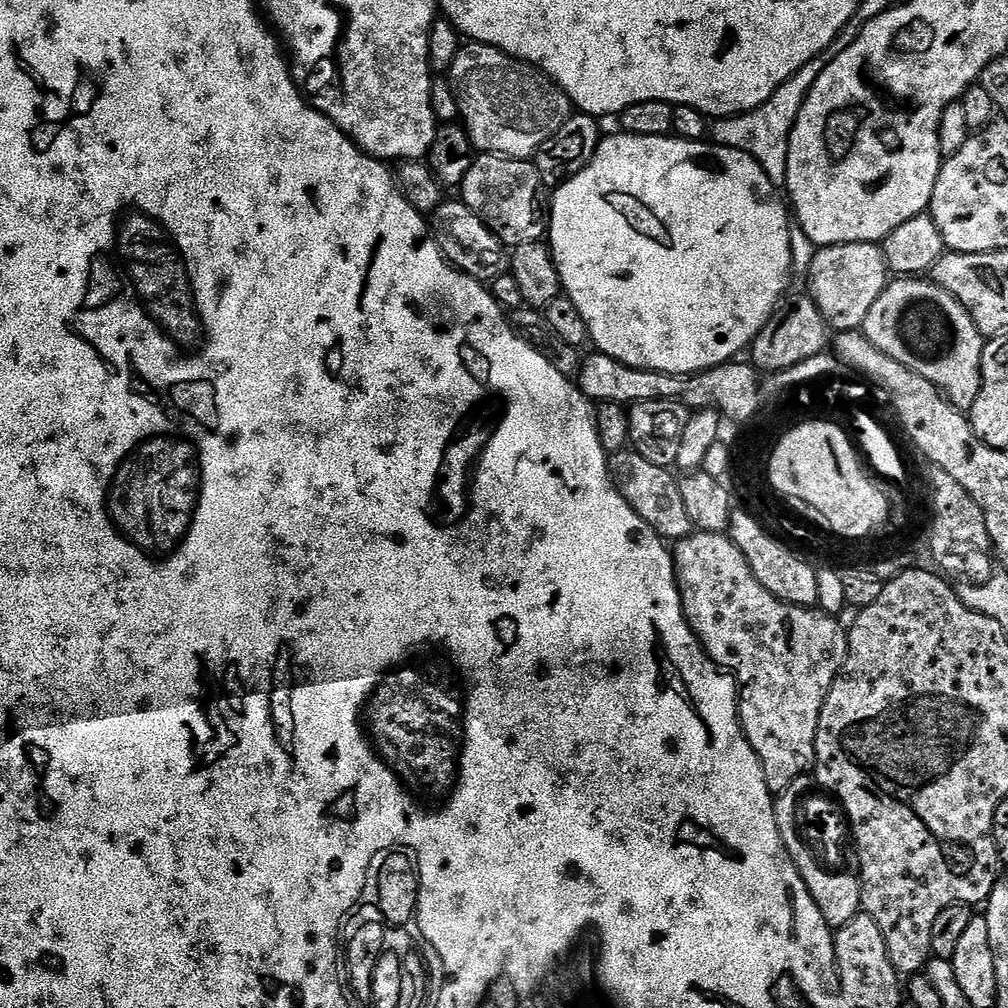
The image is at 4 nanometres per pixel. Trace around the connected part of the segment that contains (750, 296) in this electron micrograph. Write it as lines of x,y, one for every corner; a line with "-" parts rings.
621,131
621,132
620,132
620,133
619,133
619,135
620,135
620,136
608,136
608,135
605,135
605,136
604,136
604,137
603,137
603,139
601,139
601,142
600,142
600,146
599,146
599,148
598,148
598,150
597,150
597,151
596,151
596,154
595,154
595,156
594,156
594,158
593,158
593,159
592,159
592,160
591,160
591,162
590,162
590,163
589,163
589,164
587,164
587,165
586,165
586,166
585,166
585,167
584,167
584,169
583,169
583,170
581,170
581,172
578,172
578,173
575,173
575,174
572,174
572,175
569,175
569,176
568,176
568,177
567,177
567,178
568,178
568,179
569,179
569,180
568,180
568,181
566,181
566,182
565,182
565,184
564,184
564,185
562,185
562,186
561,186
561,188
560,188
560,189
558,189
558,190
557,190
557,192
556,192
556,193
554,193
554,194
553,194
553,196
552,196
552,193
551,193
551,196
550,196
550,247
551,247
551,250
552,250
552,256
553,256
553,257
555,257
555,259
556,259
556,265
557,265
557,266
558,266
558,272
559,272
559,274
560,274
560,282
561,282
561,285
562,285
562,288
563,288
563,291
564,291
564,292
565,292
565,293
566,293
566,295
567,295
567,297
568,297
568,299
569,299
569,300
572,300
572,301
573,301
573,302
574,302
574,306
578,306
578,312
579,312
579,313
580,313
580,314
582,314
582,318
583,318
583,319
584,319
584,321
585,321
585,322
586,322
586,326
587,326
587,327
588,327
588,339
589,339
589,341
591,341
591,343
592,343
592,344
593,344
593,345
594,345
594,344
595,344
595,343
596,343
596,348
595,348
595,351
596,351
596,352
597,352
597,353
600,353
600,354
603,354
603,355
606,355
606,356
609,356
609,357
610,357
610,358
614,358
614,359
615,359
615,360
617,360
617,361
618,361
618,362
622,362
622,363
623,363
623,364
625,364
625,365
626,365
626,366
630,366
630,367
631,367
631,368
641,368
641,369
642,369
642,370
646,370
646,371
647,371
647,372
669,372
669,373
670,373
670,375
671,375
671,376
695,376
695,375
696,375
696,373
697,373
697,372
708,372
708,371
709,371
709,370
711,370
711,369
712,369
712,368
717,368
717,367
718,367
718,365
719,365
719,364
727,364
727,363
729,363
729,362
732,362
732,361
735,361
735,360
736,360
736,359
737,359
737,357
739,357
739,356
736,356
736,355
738,355
738,354
739,354
739,352
740,352
740,351
742,351
742,350
743,350
743,348
744,348
744,351
745,351
745,349
747,349
747,348
748,348
748,347
749,347
749,345
751,345
751,343
752,343
752,341
753,341
753,340
755,340
755,339
756,339
756,336
757,336
757,335
758,335
758,334
759,334
759,332
761,332
761,330
762,330
762,329
763,329
763,328
764,328
764,327
766,327
766,325
767,325
767,324
768,324
768,322
769,322
769,320
771,320
771,319
772,319
772,317
773,317
773,316
775,316
775,315
777,315
777,312
778,312
778,309
779,309
779,308
780,308
780,307
781,307
781,304
780,304
780,299
782,299
782,298
783,298
783,296
784,296
784,291
786,291
786,290
787,290
787,288
788,288
788,279
790,279
790,278
791,278
791,276
794,276
794,269
793,269
793,264
792,264
792,252
791,252
791,228
792,228
792,224
791,224
791,223
790,223
790,212
789,212
789,209
788,209
788,208
787,208
787,207
786,207
786,204
785,204
785,201
784,201
784,200
783,200
783,199
782,199
782,196
781,196
781,200
782,200
782,201
780,201
780,196
779,196
779,194
778,194
778,193
776,193
776,192
779,192
779,191
778,191
778,188
777,188
777,185
775,185
775,184
773,184
773,182
772,182
772,179
771,179
771,178
769,178
769,177
768,177
768,176
767,176
767,175
766,175
766,173
764,173
764,171
763,171
763,170
762,170
762,166
761,166
761,165
760,165
760,163
758,163
758,161
757,161
757,160
756,160
756,159
754,159
754,157
752,157
752,156
751,156
751,155
750,155
750,154
746,154
746,153
745,153
745,152
739,152
739,151
738,151
738,150
734,150
734,149
733,149
733,148
724,148
724,147
722,147
722,145
720,145
720,144
717,144
717,143
713,143
713,144
711,144
711,143
708,143
708,142
705,142
705,141
704,141
704,140
686,140
686,139
681,139
681,138
680,138
680,136
678,136
678,135
676,135
676,134
673,134
673,135
670,135
670,136
635,136
635,134
634,134
634,133
633,133
633,132
626,132
626,131

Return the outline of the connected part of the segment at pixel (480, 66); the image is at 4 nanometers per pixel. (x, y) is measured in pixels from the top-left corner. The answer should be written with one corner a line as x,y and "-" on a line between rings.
465,43
454,58
450,80
459,100
463,127
484,154
513,156
519,160
535,157
535,152
543,144
545,147
574,115
572,99
539,68
507,56
489,44

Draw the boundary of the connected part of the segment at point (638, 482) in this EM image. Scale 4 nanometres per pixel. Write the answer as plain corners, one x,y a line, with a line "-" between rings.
625,450
613,452
608,458
608,472
616,484
616,489
626,498
626,502
657,532
661,540
675,542
692,535
694,529
690,522
690,514
686,514
686,505
682,503
680,481
667,468
654,466
650,458
641,452

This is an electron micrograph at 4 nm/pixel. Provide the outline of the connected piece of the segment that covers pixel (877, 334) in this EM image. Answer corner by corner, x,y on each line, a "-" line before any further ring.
896,278
885,288
884,293
874,302
870,314
866,314
863,334
890,358
910,362
910,366
926,382
930,382
944,393
952,404
961,410
971,410
980,393
980,382
984,378
984,346
986,337
978,330
972,315
965,310
962,302
954,298
942,286
928,278

